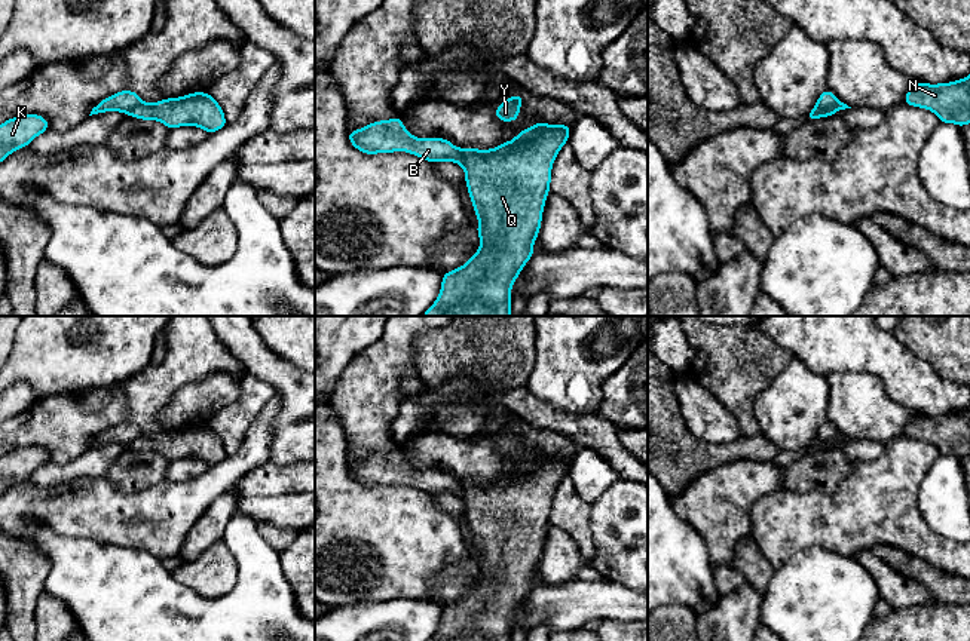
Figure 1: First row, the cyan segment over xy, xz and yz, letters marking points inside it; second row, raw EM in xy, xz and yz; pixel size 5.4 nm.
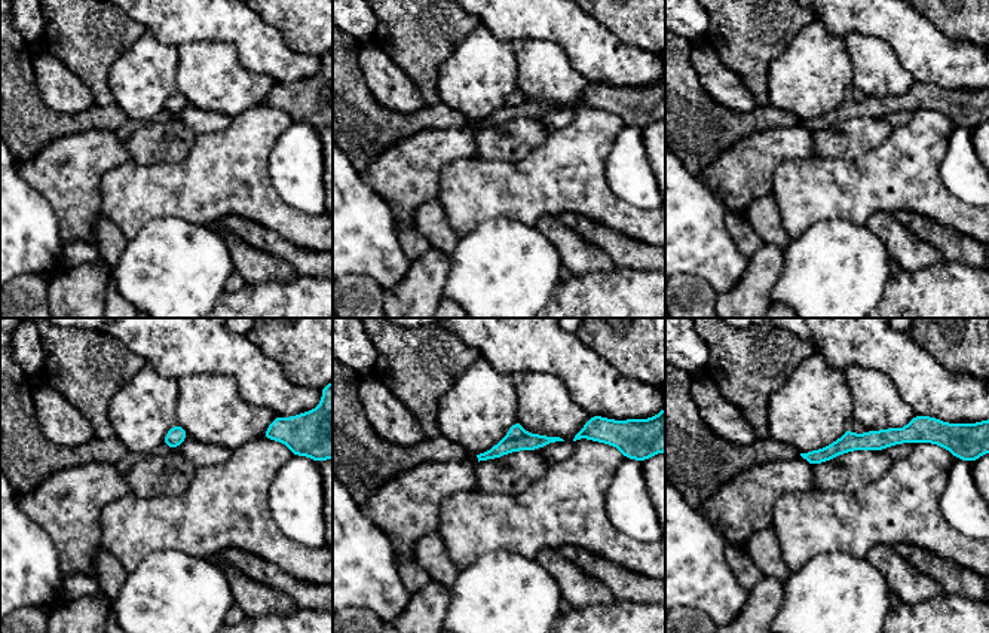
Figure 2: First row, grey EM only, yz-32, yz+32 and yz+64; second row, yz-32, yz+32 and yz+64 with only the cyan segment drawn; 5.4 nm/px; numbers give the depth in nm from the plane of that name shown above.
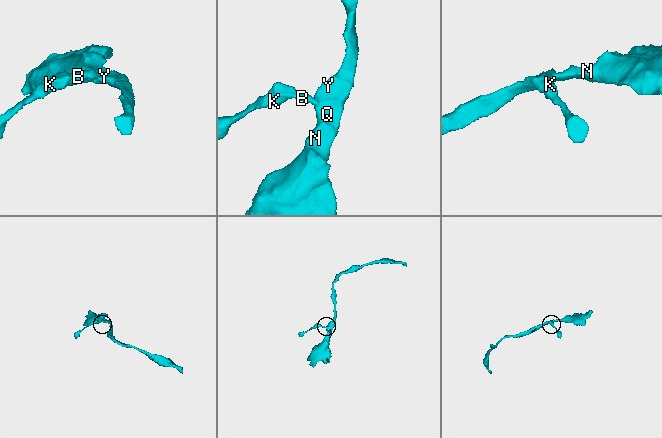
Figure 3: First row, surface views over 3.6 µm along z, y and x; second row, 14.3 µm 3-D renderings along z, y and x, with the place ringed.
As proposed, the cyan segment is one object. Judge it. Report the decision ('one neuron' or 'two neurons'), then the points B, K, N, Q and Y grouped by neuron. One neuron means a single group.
two neurons; groups B K / N Q Y

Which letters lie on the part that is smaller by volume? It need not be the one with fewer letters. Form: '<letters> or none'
B, K

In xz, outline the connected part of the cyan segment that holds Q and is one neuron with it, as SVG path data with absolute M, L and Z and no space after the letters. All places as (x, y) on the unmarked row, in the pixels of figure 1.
M536 454L532 460L520 463L514 472L502 475L496 481L462 481L466 521L480 553L475 562L481 577L462 599L443 605L440 628L429 641L511 641L511 619L535 586L533 574L539 568L542 545L550 525L551 500L556 488L569 473L570 460L570 457Z

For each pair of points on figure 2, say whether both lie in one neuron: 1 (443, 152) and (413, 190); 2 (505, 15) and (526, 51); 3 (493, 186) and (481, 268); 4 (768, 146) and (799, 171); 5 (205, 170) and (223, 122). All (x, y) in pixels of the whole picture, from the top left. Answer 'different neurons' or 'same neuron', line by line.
1: same neuron
2: different neurons
3: different neurons
4: different neurons
5: different neurons

